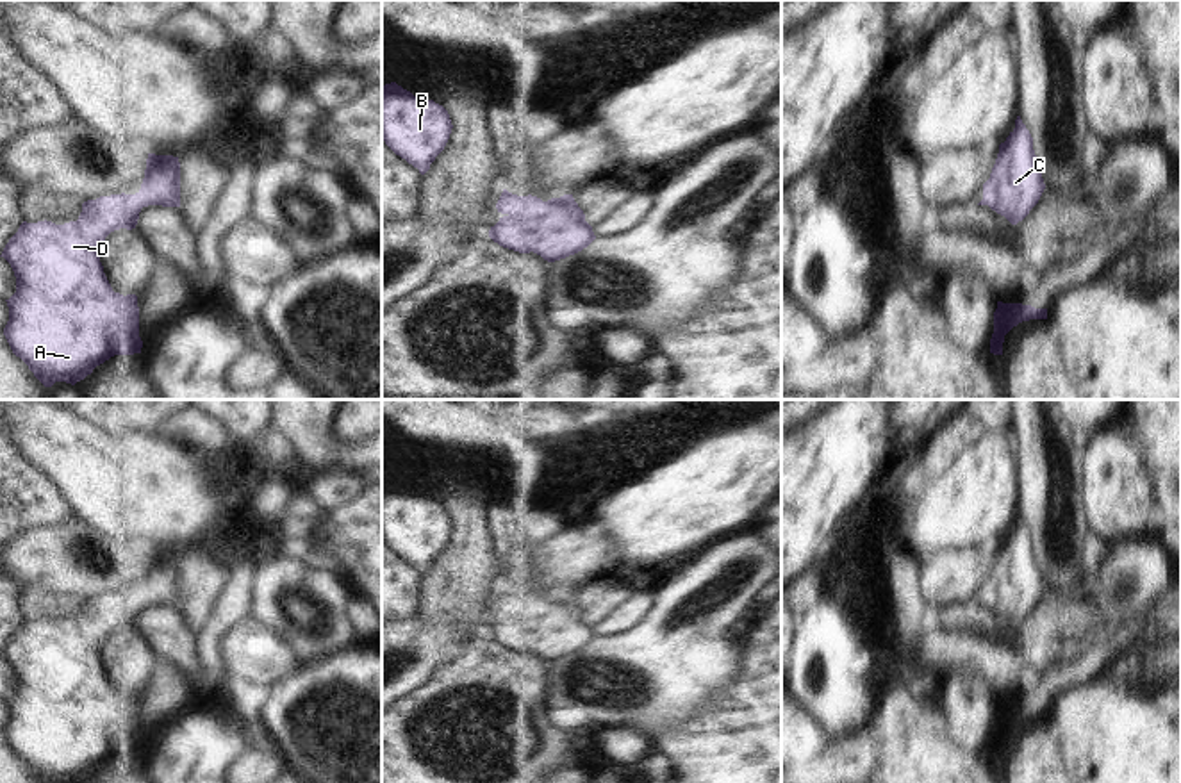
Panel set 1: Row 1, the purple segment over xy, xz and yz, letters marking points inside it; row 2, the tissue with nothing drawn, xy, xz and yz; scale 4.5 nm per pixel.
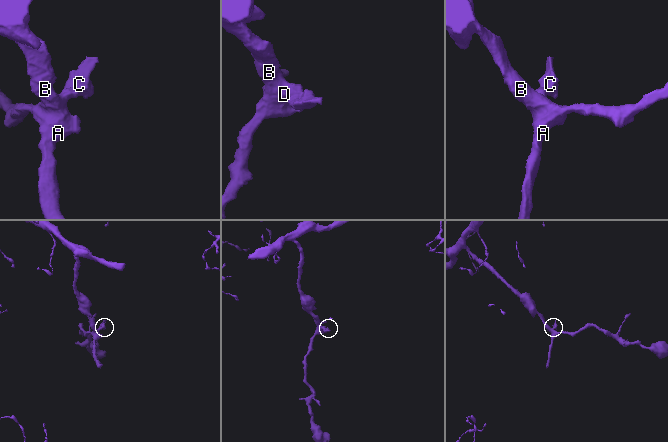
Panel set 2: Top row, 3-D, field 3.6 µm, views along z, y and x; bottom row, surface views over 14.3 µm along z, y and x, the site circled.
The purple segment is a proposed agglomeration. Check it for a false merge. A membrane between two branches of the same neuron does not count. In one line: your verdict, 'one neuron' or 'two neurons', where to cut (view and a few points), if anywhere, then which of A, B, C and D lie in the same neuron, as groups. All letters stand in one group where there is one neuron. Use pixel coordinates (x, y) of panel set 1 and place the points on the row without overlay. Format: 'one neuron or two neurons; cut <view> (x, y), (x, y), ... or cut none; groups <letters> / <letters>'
one neuron; cut none; groups A B C D

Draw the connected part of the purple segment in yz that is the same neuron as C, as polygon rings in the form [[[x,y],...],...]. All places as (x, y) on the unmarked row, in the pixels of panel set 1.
[[[1017,515],[1015,528],[999,544],[990,578],[983,583],[983,599],[978,605],[988,605],[1012,624],[1017,624],[1038,603],[1044,589],[1033,537]]]

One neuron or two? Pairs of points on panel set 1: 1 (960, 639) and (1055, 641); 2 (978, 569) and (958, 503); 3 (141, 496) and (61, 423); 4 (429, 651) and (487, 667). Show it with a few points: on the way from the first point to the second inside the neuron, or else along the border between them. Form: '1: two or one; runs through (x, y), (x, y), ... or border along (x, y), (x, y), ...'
1: one; runs through (983, 646), (1032, 646)
2: two; border along (998, 544), (992, 544), (964, 568)
3: one; runs through (122, 477), (113, 475), (81, 443)
4: two; border along (487, 635), (477, 635), (420, 685)

